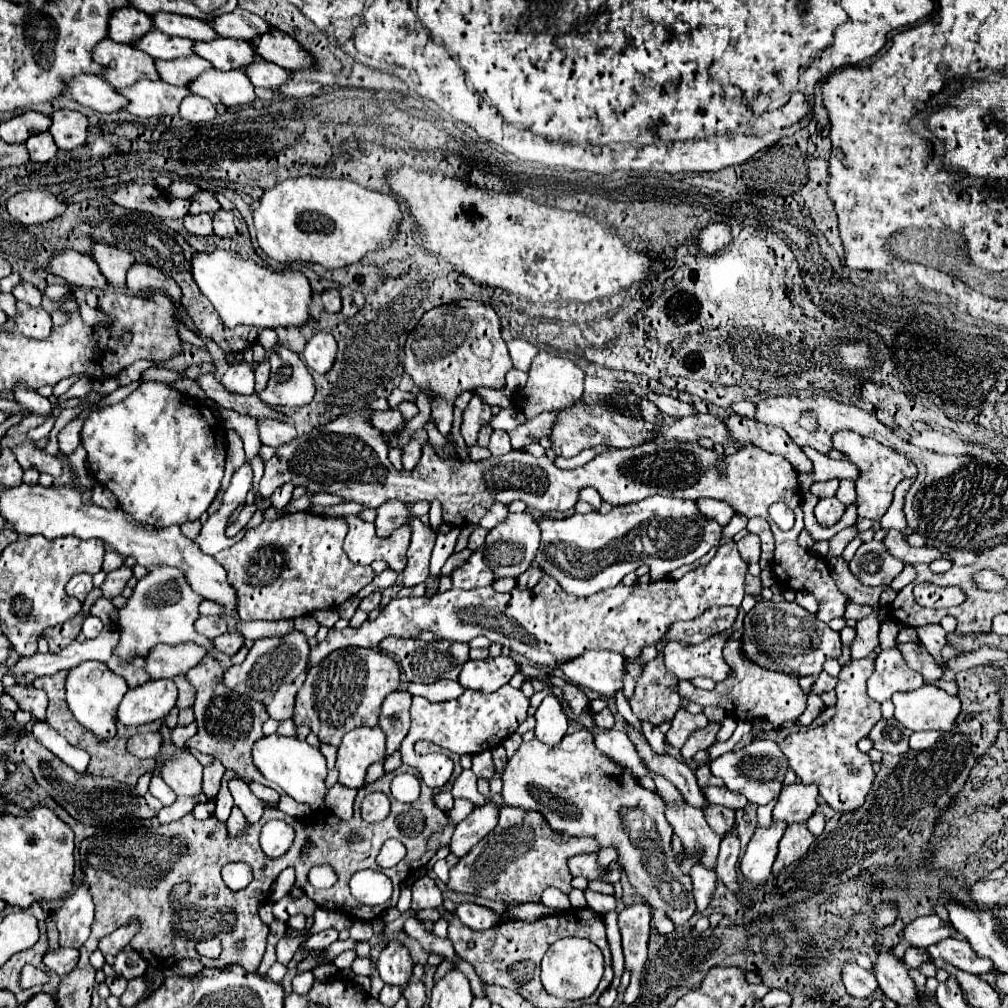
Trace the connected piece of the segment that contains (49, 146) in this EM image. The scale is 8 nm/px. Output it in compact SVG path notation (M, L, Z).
M47 131L29 137L29 141L25 143L25 147L29 149L31 161L37 161L37 163L51 161L57 155L57 151L59 151L57 145L55 145L55 141L53 141L53 137Z

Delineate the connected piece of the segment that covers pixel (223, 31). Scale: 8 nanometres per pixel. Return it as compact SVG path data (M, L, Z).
M237 7L229 15L221 15L215 21L211 21L213 27L217 27L219 37L233 37L233 39L245 39L251 41L263 33L269 33L273 27L263 21L261 17Z

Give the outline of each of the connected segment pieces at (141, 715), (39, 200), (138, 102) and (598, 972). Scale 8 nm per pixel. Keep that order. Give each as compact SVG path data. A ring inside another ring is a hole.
M171 679L147 681L135 689L129 689L119 705L117 719L123 725L143 725L155 719L163 719L177 701L177 687Z
M21 191L7 201L9 215L21 225L41 225L65 211L65 203L53 193L43 191Z
M139 81L133 89L121 89L129 99L127 111L137 117L177 115L181 101L191 93L189 87L169 85L165 81Z
M567 937L555 941L541 961L541 981L547 993L561 999L587 999L595 993L603 977L603 953L588 939Z

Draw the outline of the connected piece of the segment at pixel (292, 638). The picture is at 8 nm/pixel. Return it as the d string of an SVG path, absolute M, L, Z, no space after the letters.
M295 631L291 635L285 635L285 637L257 639L255 645L251 647L247 659L241 665L231 665L225 671L223 685L227 689L233 689L235 693L241 693L241 695L251 689L251 697L255 701L265 703L265 701L269 701L269 697L273 697L273 693L279 689L279 685L293 683L297 679L297 675L301 675L305 671L307 655L309 655L307 637L299 631Z

